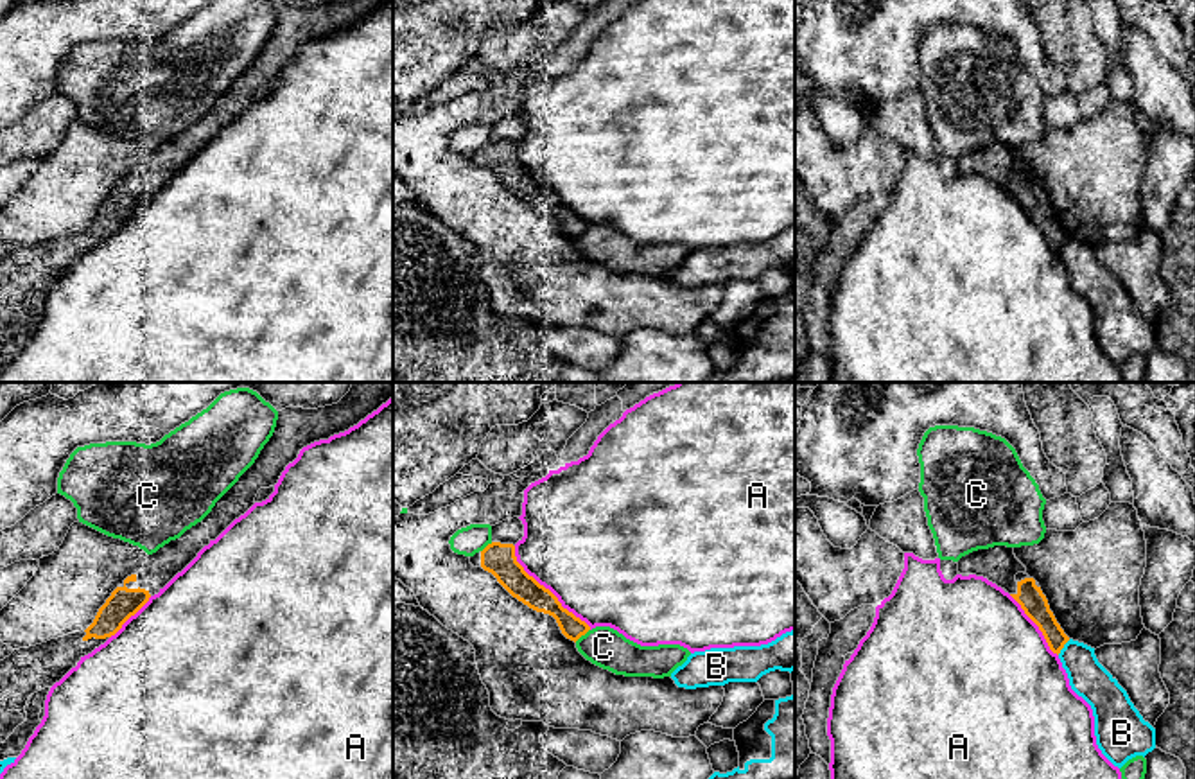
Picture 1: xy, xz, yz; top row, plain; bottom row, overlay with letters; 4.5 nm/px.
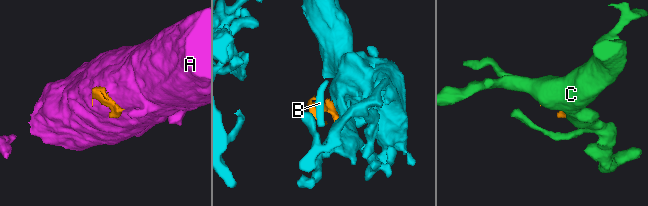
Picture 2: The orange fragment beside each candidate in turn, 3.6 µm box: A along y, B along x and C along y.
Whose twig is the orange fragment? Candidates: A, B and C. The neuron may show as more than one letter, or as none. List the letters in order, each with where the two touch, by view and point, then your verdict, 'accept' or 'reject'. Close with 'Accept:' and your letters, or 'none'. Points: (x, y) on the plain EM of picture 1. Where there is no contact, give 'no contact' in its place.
A: xz (548, 187) | reject
B: yz (1063, 245) | reject
C: xz (582, 232) | reject
Accept: none

